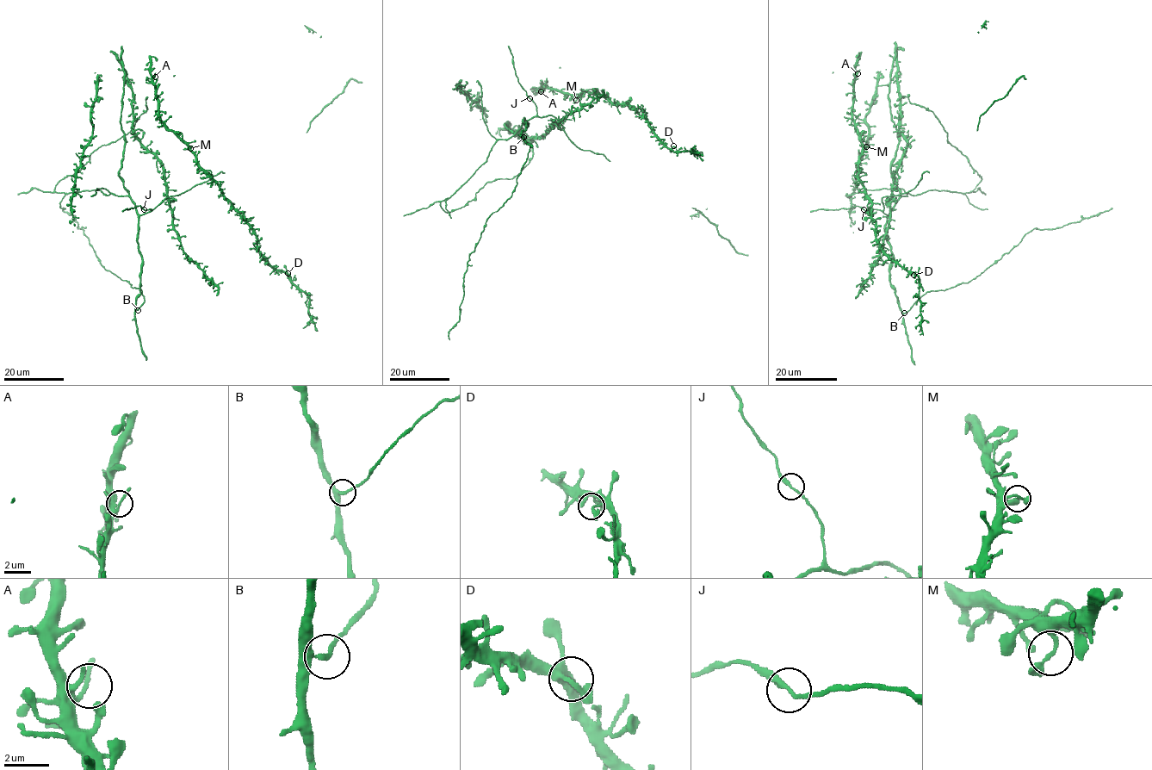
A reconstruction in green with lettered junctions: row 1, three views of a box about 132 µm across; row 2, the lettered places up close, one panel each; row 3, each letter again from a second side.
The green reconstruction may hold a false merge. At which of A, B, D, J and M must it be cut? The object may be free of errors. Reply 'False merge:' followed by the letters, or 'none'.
False merge: none

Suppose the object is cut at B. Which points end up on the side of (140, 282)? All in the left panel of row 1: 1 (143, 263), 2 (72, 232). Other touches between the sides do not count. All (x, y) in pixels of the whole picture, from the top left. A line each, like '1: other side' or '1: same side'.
1: same side
2: same side

